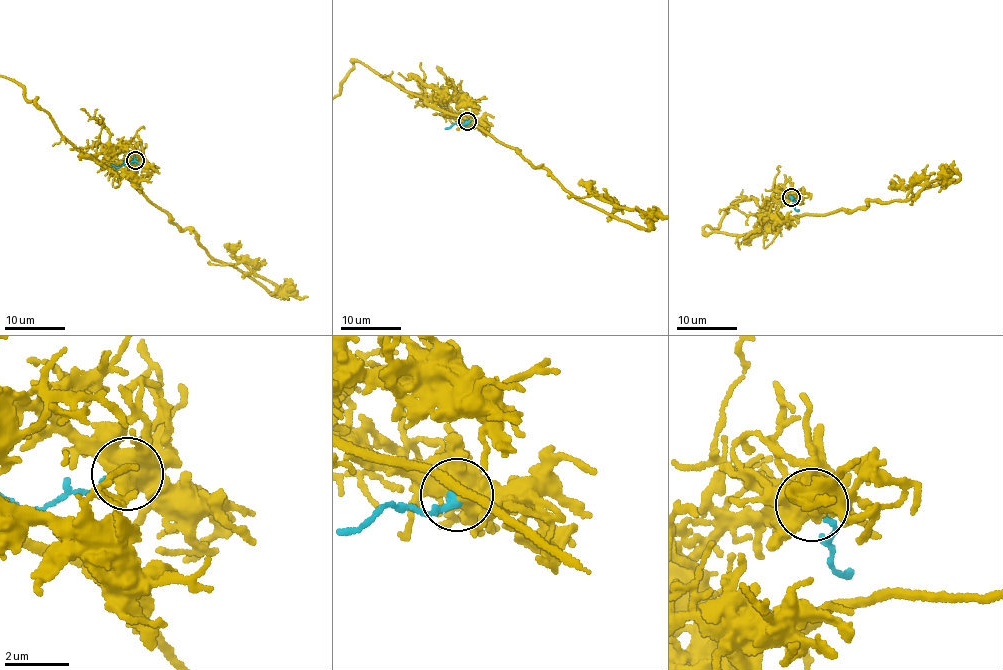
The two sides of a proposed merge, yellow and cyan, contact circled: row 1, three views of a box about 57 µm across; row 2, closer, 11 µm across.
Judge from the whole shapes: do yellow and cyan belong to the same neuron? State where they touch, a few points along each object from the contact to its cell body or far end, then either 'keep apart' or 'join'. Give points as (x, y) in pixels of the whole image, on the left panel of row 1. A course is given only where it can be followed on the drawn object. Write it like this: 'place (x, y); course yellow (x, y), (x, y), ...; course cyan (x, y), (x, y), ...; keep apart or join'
place (135, 160); course yellow (135, 160), (119, 152), (78, 151), (37, 98), (25, 99), (25, 88); course cyan (135, 160), (119, 165), (111, 164); join

